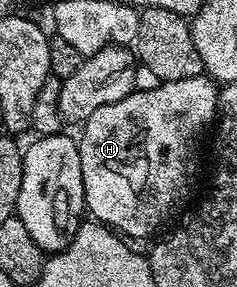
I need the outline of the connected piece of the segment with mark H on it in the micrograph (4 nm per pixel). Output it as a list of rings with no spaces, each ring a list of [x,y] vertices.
[[[204,75],[190,77],[186,81],[160,82],[156,88],[135,90],[122,97],[122,101],[94,109],[94,113],[82,124],[84,136],[78,139],[84,202],[91,218],[103,223],[105,227],[115,229],[124,237],[150,234],[171,213],[176,198],[183,193],[184,182],[188,179],[188,163],[184,158],[192,142],[211,123],[213,126],[217,115],[218,87]]]

